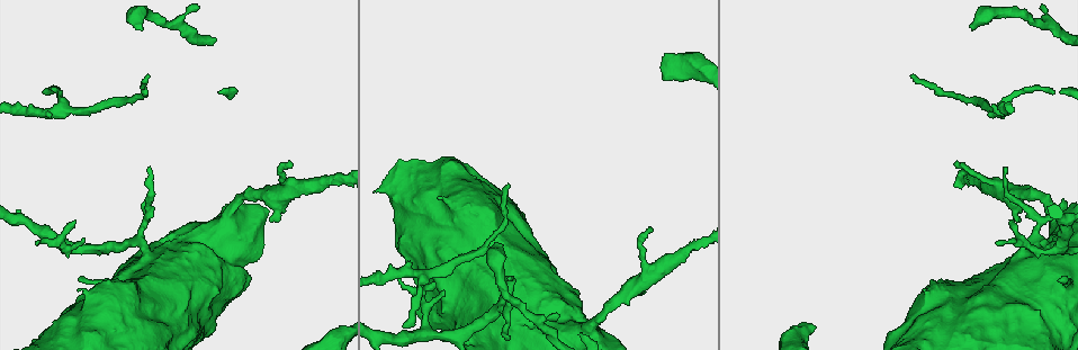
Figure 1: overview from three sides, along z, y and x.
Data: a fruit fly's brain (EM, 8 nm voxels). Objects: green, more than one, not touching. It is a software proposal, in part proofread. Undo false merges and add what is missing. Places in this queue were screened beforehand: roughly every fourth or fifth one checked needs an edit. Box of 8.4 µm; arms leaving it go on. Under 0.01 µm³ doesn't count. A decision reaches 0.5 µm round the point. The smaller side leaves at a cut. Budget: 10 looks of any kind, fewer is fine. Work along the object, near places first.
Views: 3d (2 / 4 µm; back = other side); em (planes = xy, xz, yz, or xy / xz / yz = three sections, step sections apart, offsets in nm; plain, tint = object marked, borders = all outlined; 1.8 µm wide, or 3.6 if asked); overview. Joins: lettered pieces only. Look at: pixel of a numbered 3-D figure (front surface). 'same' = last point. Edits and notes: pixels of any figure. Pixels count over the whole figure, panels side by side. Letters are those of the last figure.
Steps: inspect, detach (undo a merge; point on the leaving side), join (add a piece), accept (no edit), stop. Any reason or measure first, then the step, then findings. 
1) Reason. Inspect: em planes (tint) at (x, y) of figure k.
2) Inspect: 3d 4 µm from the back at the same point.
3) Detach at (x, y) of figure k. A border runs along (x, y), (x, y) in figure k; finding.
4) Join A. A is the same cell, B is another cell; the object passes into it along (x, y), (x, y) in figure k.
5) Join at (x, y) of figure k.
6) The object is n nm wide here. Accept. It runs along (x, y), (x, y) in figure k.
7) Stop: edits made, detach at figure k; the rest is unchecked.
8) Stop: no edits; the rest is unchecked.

Branch point. Inspect: em planes (tint) at (419, 273) of figure 1.

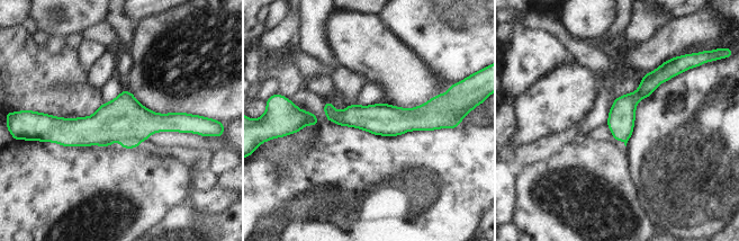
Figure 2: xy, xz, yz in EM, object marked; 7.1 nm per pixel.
What lies round it. Inspect: em planes (borders) at the same point.

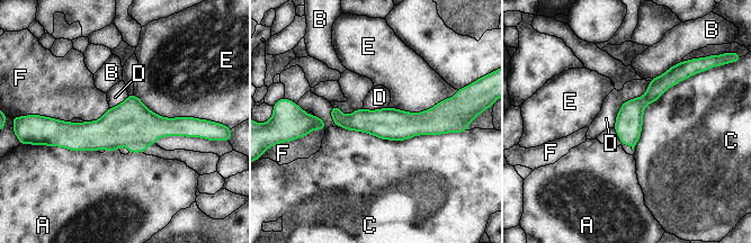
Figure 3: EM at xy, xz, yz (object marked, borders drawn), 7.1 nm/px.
Accept. A, B, C, D, E and F are other cells; a border runs along (343, 127), (392, 140), (454, 133) in figure 3; all the same neuron.

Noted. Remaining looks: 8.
Branch stops here. Inspect: 3d 2 µm at (503, 245) of figure 1.

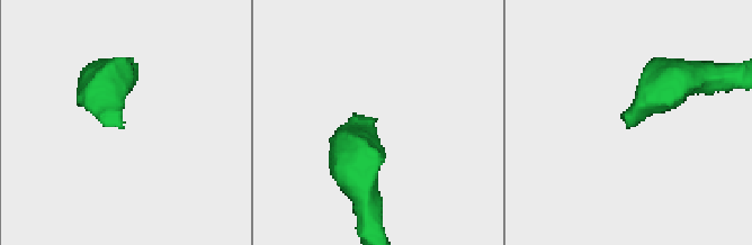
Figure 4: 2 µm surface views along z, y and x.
Need the tissue. Inspect: em planes (plain) at (628, 127) of figure 4.

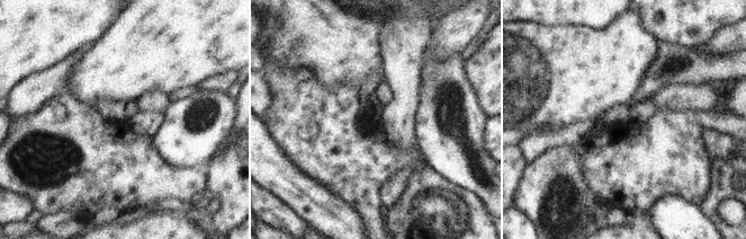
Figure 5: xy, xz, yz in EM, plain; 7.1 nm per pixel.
Inspect: em planes (borders) at the same point.

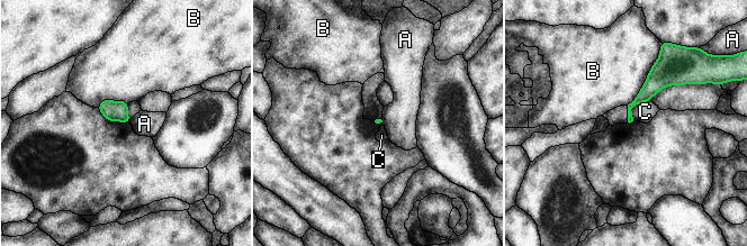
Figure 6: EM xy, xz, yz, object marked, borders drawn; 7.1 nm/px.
Accept. A, B and C are other cells; none of them fits.

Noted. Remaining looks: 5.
An open end. Inspect: 3d 4 µm from the back at (1003, 167) of figure 1.

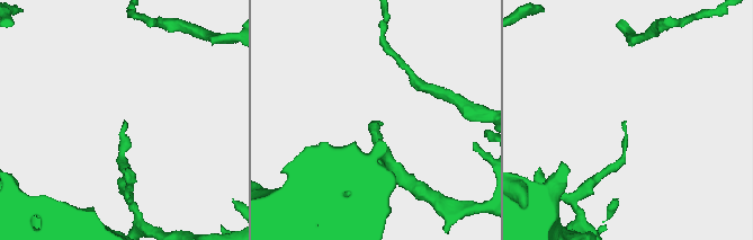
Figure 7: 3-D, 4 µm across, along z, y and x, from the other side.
Inspect: em planes (plain) at (625, 121) of figure 7.

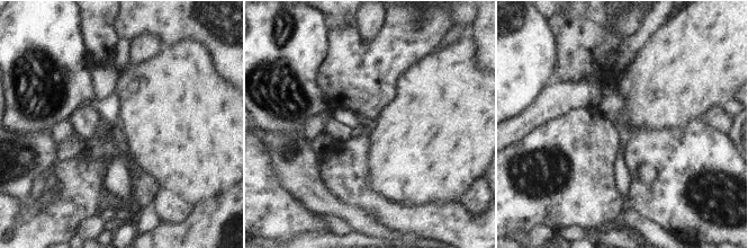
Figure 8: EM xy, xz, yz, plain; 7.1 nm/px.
Inspect: em planes (borders) at the same point.

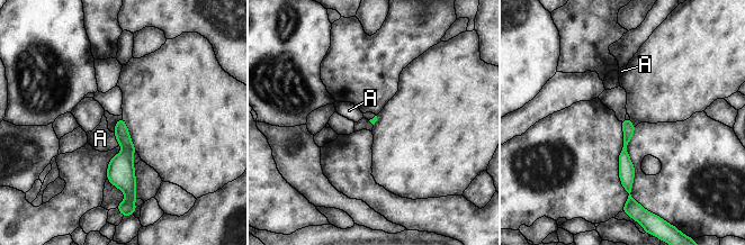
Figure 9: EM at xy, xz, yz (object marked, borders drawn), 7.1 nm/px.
Join A. A is the same cell; it goes on there.

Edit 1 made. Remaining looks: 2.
Stop: edits made, join at figure 9; the rest is unchecked.

